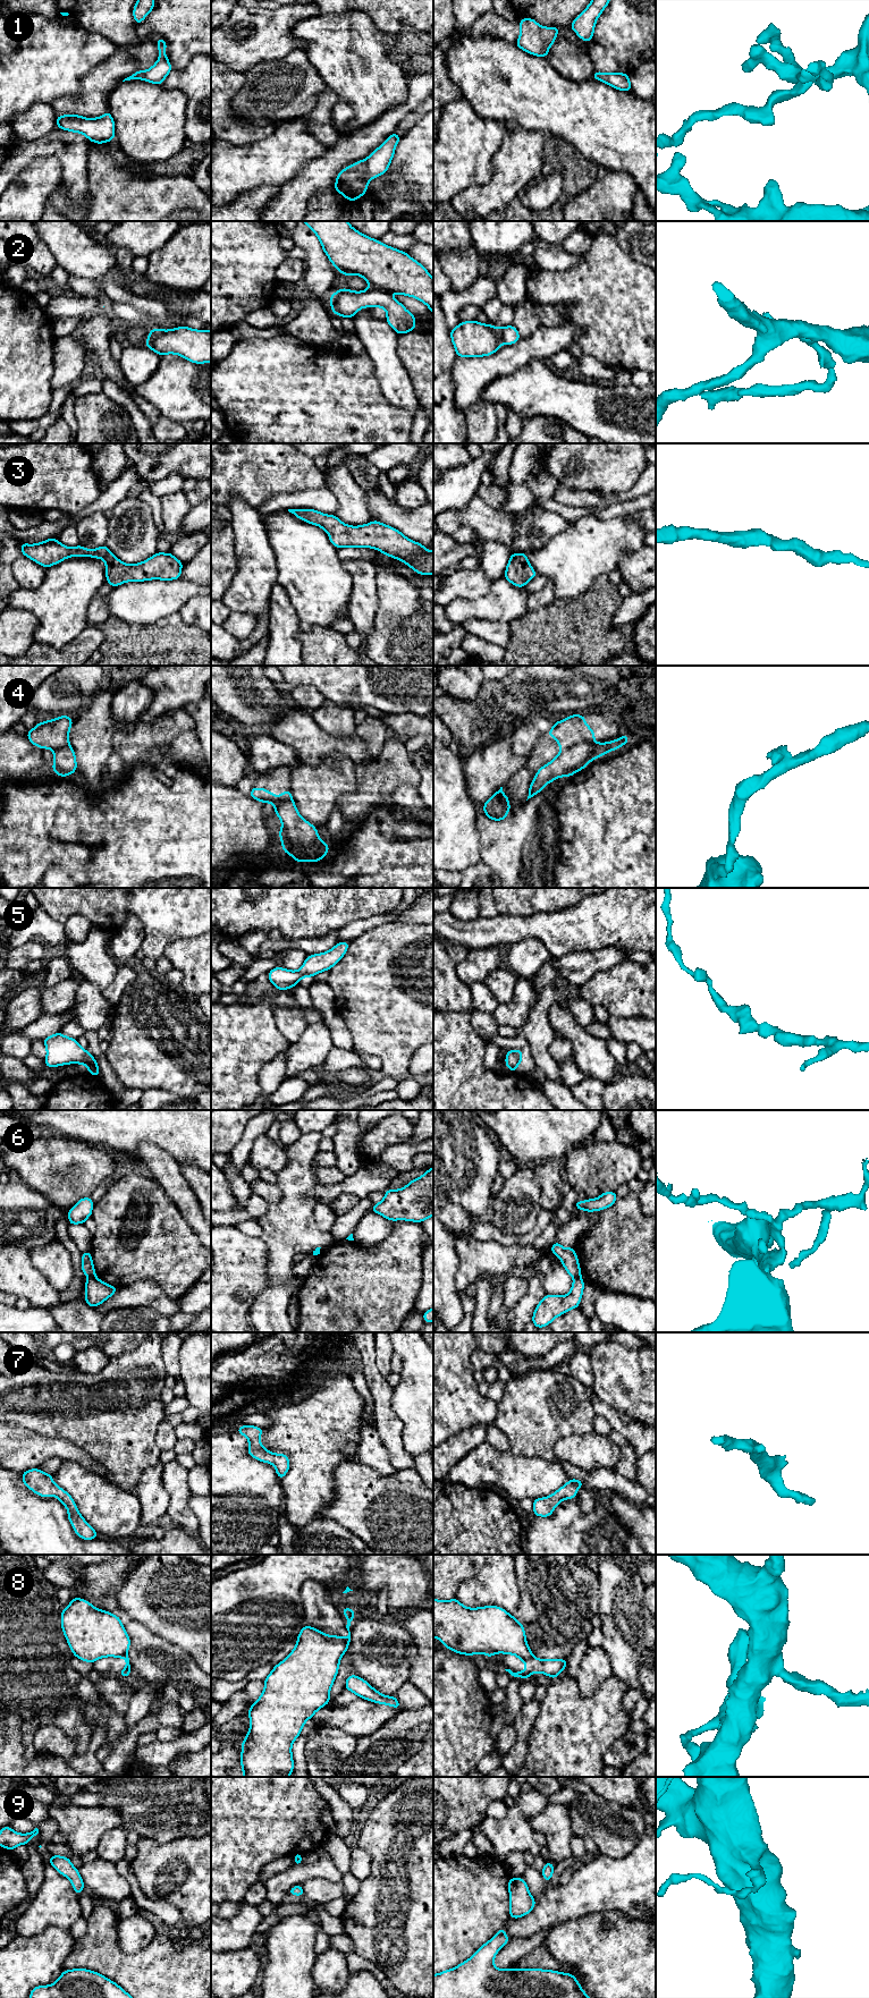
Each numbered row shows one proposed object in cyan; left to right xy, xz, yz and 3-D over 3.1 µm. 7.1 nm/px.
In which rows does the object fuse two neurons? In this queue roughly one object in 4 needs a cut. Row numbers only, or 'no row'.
2, 4, 6, 8

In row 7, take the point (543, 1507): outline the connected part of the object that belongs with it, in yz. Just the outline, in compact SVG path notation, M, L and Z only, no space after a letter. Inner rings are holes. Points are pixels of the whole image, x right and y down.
M571 1479L566 1484L564 1484L552 1495L545 1498L534 1499L533 1500L534 1516L549 1517L560 1501L563 1501L564 1499L574 1499L581 1485L584 1485L583 1481Z

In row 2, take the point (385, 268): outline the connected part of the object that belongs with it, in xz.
M347 221L303 222L318 236L322 249L341 274L357 274L364 278L370 287L414 297L423 302L433 313L433 278L422 264L408 256L406 252L358 232Z

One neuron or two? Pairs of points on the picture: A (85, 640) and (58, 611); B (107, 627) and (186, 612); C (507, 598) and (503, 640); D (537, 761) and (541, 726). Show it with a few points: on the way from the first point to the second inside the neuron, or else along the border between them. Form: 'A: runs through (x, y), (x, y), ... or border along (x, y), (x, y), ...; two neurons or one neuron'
A: border along (87, 626), (66, 644), (57, 649); two neurons
B: border along (178, 612), (187, 624), (199, 628); two neurons
C: border along (479, 618), (508, 624); two neurons
D: border along (546, 733), (526, 756); two neurons

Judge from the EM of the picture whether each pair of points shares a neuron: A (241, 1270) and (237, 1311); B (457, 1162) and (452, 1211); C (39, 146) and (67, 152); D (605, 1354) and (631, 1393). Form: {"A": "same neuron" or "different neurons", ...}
{"A": "same neuron", "B": "different neurons", "C": "same neuron", "D": "same neuron"}

